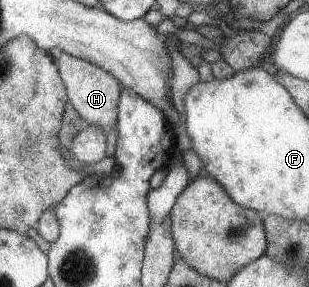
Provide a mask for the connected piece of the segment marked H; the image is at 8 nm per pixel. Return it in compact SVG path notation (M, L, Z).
M56 53L57 70L65 87L66 98L78 115L87 123L98 124L105 132L116 124L117 105L121 86L118 80L98 66L68 55Z

